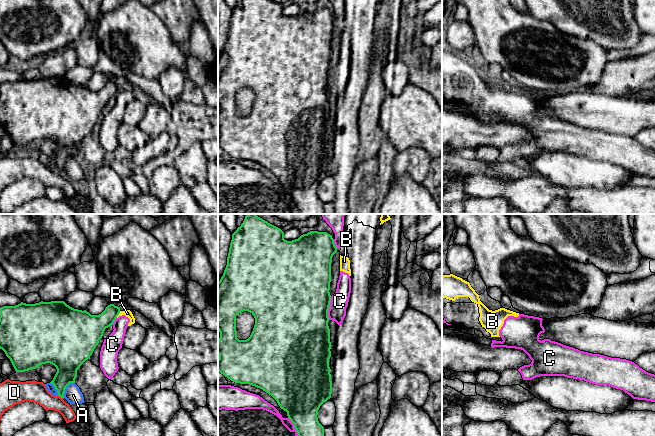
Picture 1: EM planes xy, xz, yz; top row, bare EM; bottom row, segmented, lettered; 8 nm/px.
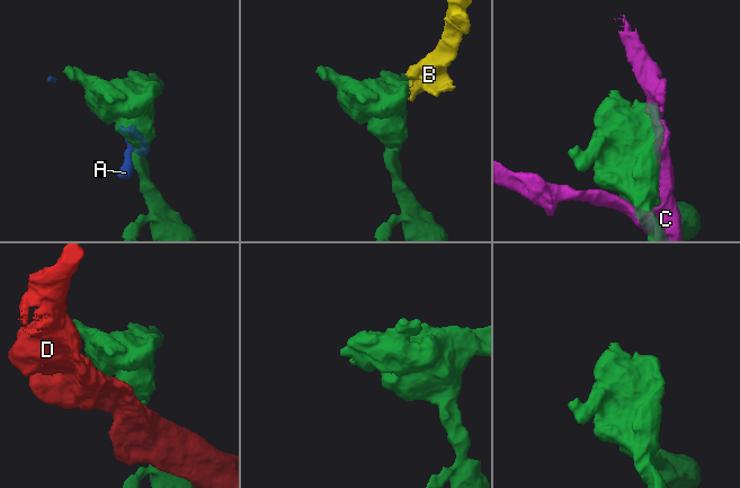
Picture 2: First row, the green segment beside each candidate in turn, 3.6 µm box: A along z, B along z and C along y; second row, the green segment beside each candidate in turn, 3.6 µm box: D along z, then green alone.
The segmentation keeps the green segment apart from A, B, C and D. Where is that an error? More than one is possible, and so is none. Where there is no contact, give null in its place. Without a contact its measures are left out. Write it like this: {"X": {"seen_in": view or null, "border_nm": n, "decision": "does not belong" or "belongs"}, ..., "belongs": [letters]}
{"A": {"seen_in": "xy", "border_nm": 160, "decision": "does not belong"}, "B": {"seen_in": "xy", "border_nm": 70, "decision": "does not belong"}, "C": {"seen_in": "xz", "border_nm": 190, "decision": "does not belong"}, "D": {"seen_in": "xy", "border_nm": 50, "decision": "does not belong"}, "belongs": []}

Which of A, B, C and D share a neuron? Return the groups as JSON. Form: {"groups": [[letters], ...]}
{"groups": [["A"], ["B", "C"], ["D"]]}

